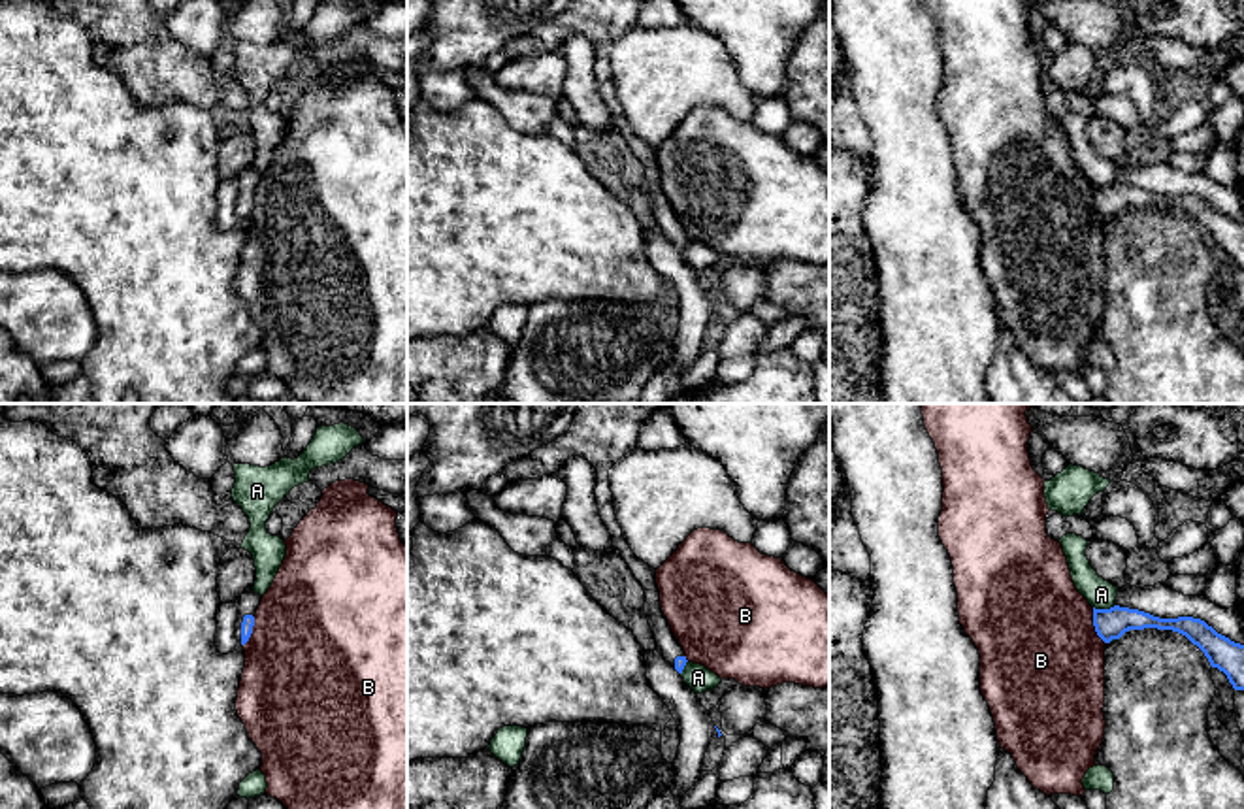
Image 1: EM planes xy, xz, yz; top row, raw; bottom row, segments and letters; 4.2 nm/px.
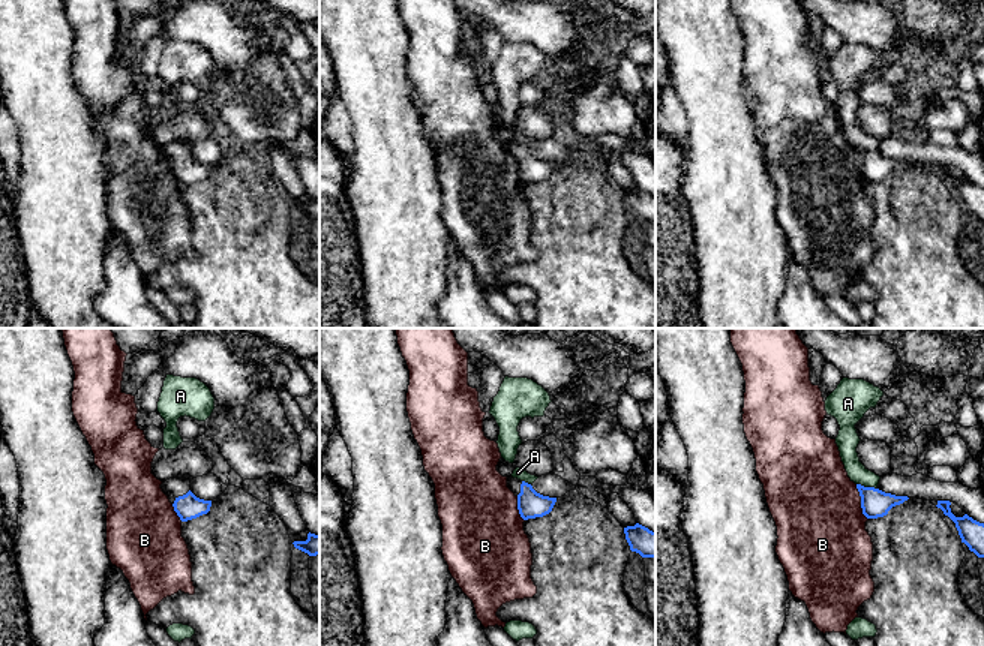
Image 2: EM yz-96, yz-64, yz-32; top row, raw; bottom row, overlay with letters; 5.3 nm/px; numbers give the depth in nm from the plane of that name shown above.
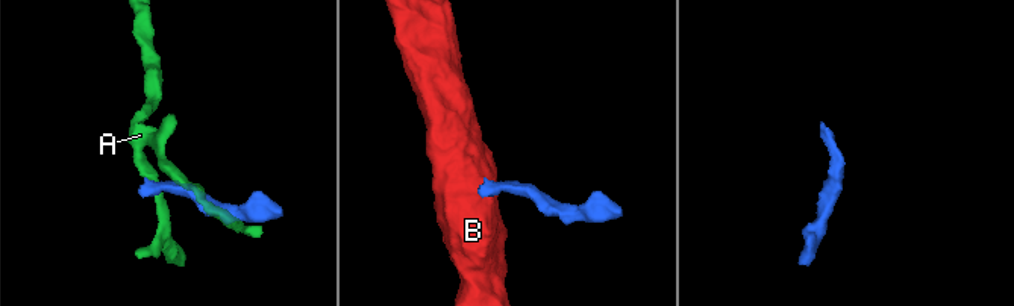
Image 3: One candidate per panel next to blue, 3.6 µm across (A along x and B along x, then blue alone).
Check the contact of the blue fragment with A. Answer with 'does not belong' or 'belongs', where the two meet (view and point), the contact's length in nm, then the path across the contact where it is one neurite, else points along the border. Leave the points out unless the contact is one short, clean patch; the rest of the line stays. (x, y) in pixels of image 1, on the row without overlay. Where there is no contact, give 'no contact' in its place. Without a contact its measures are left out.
does not belong | yz (1103, 187) | 100 nm | along yz (1114, 181), (1094, 185)

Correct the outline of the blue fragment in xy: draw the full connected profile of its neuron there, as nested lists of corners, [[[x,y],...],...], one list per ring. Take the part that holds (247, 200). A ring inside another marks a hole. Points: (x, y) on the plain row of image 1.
[[[254,168],[241,172],[234,181],[237,185],[236,215],[245,223],[253,211],[254,192],[262,179],[262,173]]]

